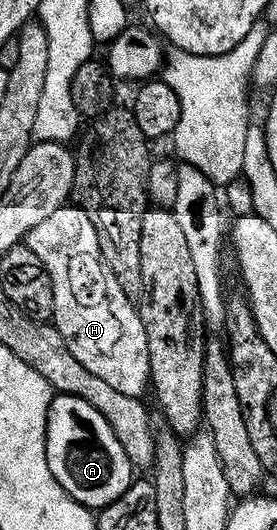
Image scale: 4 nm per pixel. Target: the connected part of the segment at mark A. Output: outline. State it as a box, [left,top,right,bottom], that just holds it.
[46,394,136,513]

